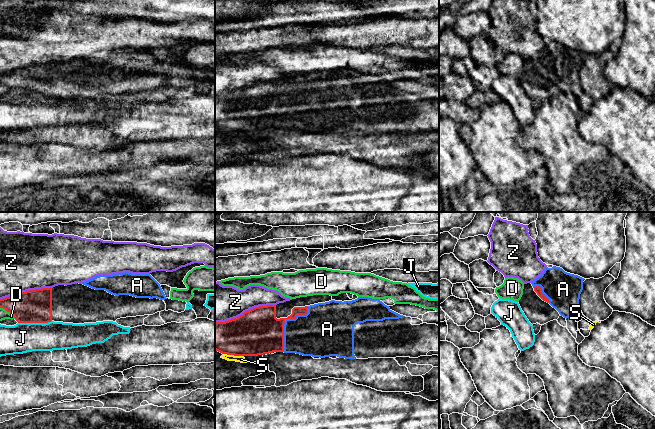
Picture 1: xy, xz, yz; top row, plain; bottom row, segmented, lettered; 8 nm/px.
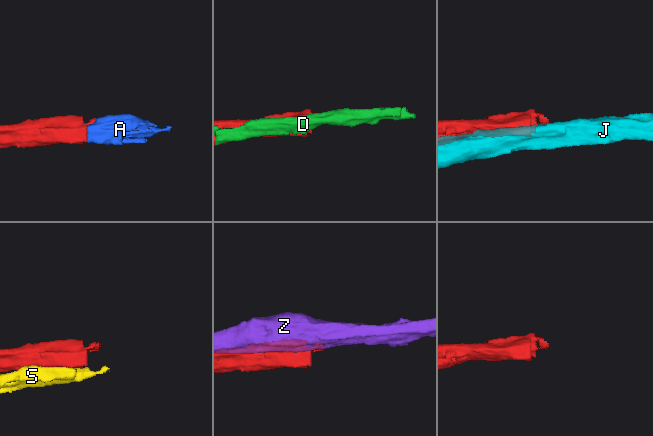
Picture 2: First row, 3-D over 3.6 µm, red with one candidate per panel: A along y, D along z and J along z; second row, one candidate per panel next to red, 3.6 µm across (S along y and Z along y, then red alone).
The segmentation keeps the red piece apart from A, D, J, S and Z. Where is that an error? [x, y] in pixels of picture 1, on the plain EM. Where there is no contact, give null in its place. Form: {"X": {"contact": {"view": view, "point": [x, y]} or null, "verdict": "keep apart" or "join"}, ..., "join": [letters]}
{"A": {"contact": {"view": "xz", "point": [284, 98]}, "verdict": "join"}, "D": {"contact": {"view": "xy", "point": [8, 87]}, "verdict": "keep apart"}, "J": {"contact": {"view": "xy", "point": [34, 98]}, "verdict": "keep apart"}, "S": {"contact": {"view": "xz", "point": [234, 131]}, "verdict": "keep apart"}, "Z": {"contact": {"view": "xz", "point": [246, 87]}, "verdict": "keep apart"}, "join": ["A"]}

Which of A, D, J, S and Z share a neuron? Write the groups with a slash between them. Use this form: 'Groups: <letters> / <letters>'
Groups: A / D / J / S / Z

